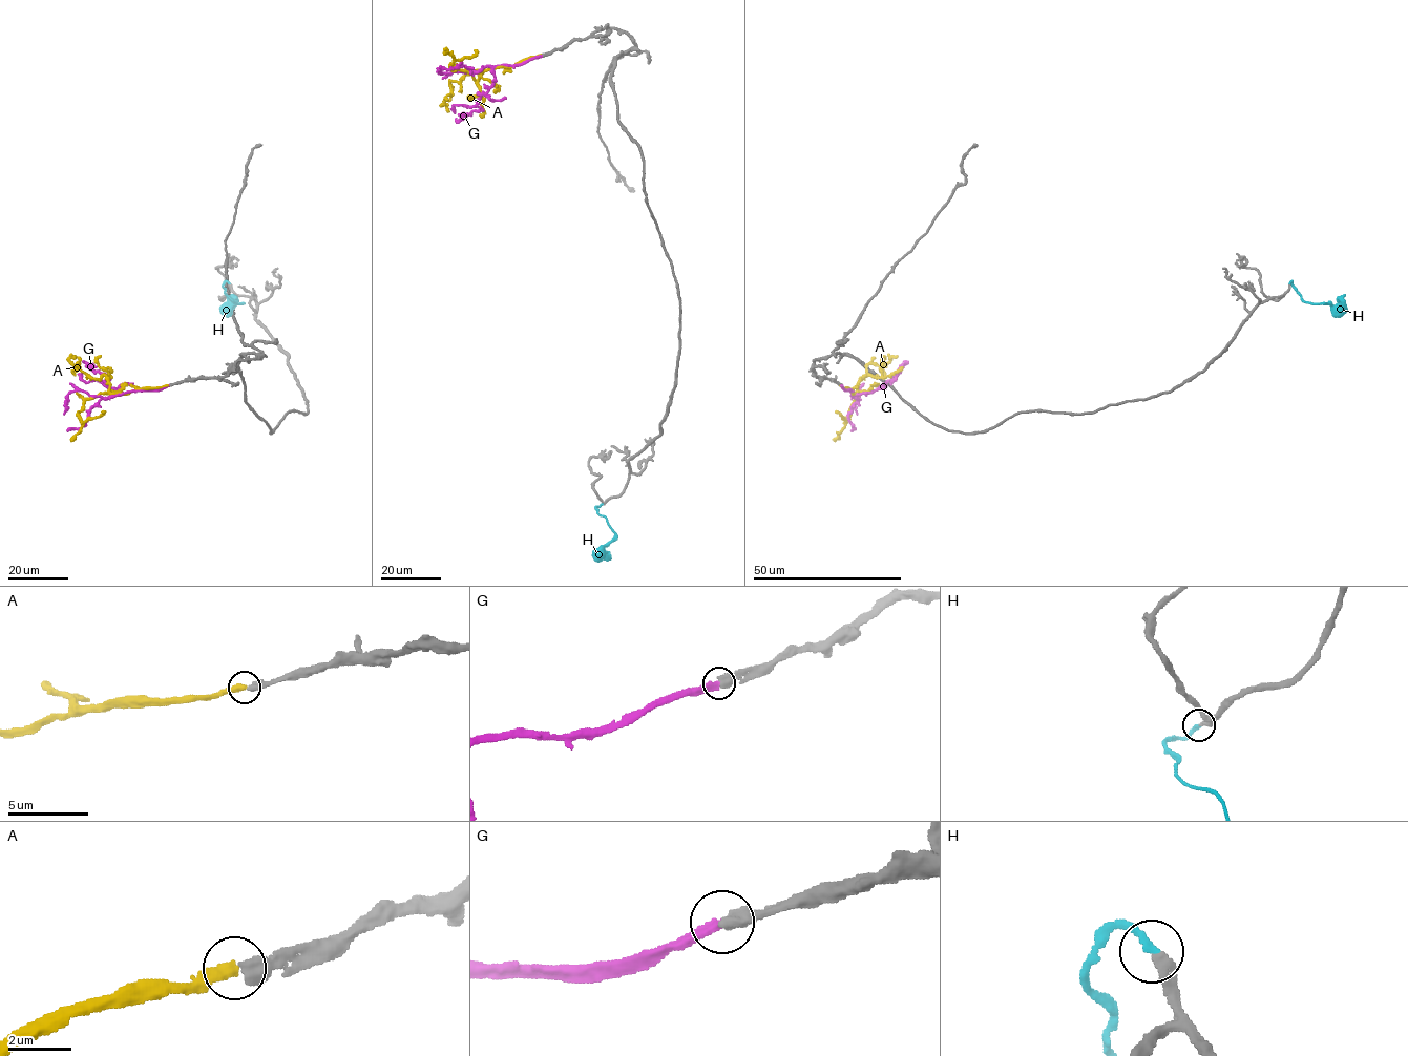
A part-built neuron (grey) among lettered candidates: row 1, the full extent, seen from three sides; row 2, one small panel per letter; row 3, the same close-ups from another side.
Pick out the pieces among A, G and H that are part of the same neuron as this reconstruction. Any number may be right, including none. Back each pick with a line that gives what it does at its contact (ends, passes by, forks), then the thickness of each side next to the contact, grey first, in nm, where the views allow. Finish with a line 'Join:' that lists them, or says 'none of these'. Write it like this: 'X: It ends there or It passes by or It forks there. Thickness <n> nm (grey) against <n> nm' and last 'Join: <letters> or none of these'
G: It ends there. Thickness 550 nm (grey) against 360 nm
H: It ends there. Thickness 280 nm (grey) against 240 nm
Join: G, H

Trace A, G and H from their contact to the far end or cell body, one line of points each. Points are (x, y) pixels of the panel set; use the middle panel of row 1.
A: (541, 55), (510, 66), (489, 67), (477, 81), (466, 75), (452, 81), (450, 99), (442, 104), (447, 112)
G: (541, 56), (511, 65), (496, 65), (494, 84), (477, 103), (481, 109), (465, 113), (457, 121), (456, 118)
H: (602, 504), (595, 508), (606, 519), (614, 533), (603, 547), (601, 555), (606, 560)

